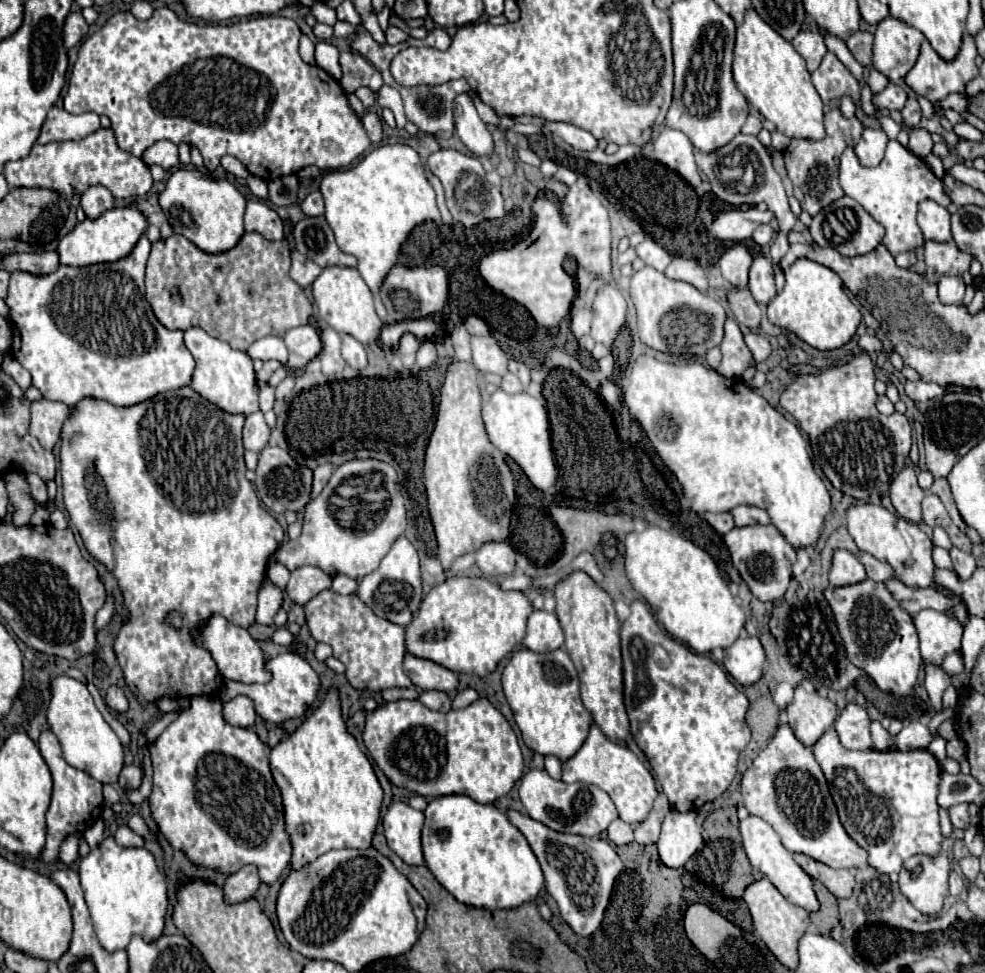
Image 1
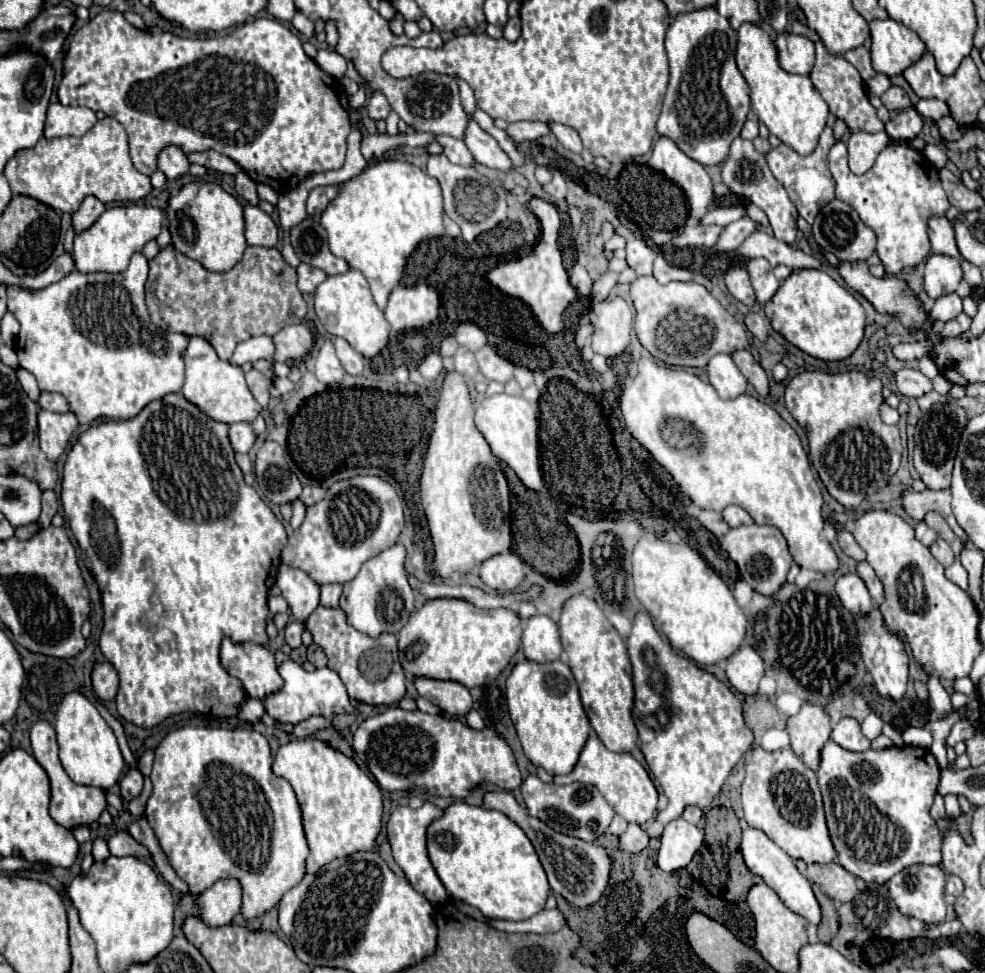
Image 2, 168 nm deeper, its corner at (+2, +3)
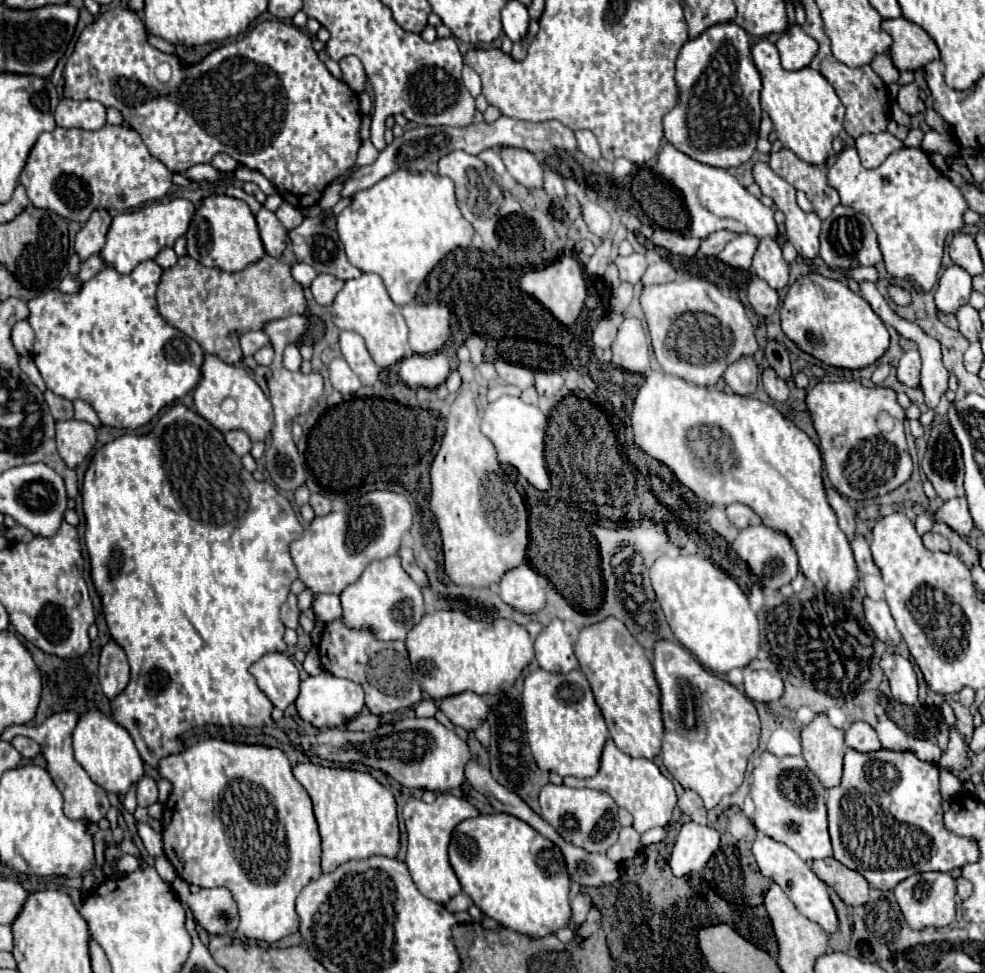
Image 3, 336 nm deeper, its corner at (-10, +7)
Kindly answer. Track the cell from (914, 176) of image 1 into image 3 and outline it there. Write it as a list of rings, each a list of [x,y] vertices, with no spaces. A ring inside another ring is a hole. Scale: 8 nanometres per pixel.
[[[853,147],[843,149],[839,153],[839,157],[835,159],[835,163],[831,165],[831,169],[827,171],[827,183],[829,183],[829,187],[833,187],[839,193],[841,205],[853,207],[855,211],[861,211],[869,217],[871,227],[877,233],[877,241],[879,241],[879,247],[883,253],[887,273],[895,279],[911,279],[925,293],[931,291],[937,281],[937,273],[941,269],[945,239],[953,233],[961,231],[961,227],[965,225],[963,213],[969,207],[967,207],[967,201],[963,199],[961,191],[931,165],[927,153],[921,149],[903,147],[895,153],[891,153],[877,169],[865,169],[859,161],[857,149],[853,149]]]

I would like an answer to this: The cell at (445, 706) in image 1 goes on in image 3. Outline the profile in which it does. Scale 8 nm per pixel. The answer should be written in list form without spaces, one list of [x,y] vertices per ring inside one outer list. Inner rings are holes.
[[[432,699],[422,700],[414,708],[416,716],[420,718],[434,717],[437,711],[437,706]]]

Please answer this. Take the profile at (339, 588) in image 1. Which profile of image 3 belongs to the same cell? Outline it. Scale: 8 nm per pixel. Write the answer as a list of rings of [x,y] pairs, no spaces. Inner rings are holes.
[[[315,595],[313,613],[323,623],[329,623],[333,619],[339,619],[341,617],[341,601],[339,601],[339,595]]]

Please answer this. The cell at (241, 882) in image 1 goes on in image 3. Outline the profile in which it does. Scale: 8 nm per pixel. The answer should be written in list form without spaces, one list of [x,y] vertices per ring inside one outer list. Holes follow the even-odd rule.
[[[173,883],[177,897],[193,911],[195,921],[211,935],[233,935],[239,925],[237,903],[231,893],[223,887],[217,889],[199,889],[197,893],[189,891],[189,885]]]

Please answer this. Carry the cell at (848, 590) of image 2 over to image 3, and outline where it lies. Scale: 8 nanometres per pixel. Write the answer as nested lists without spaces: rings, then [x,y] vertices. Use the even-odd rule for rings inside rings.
[[[865,599],[865,617],[867,623],[871,625],[871,629],[875,631],[877,639],[881,639],[885,645],[899,645],[901,633],[897,631],[893,617],[889,613],[889,607],[885,601],[873,601],[873,599]]]

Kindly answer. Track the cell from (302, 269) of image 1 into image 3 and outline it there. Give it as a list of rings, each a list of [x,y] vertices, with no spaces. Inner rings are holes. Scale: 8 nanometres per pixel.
[[[317,275],[315,281],[311,283],[311,291],[313,291],[313,297],[319,305],[331,305],[337,291],[341,291],[343,287],[343,281],[333,277],[333,275]]]

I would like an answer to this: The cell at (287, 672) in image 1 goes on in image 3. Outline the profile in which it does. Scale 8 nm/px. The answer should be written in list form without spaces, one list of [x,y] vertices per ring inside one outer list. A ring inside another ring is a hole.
[[[321,671],[319,675],[307,677],[305,681],[301,681],[301,693],[299,693],[295,705],[297,705],[299,717],[303,721],[309,721],[313,727],[319,727],[319,729],[341,727],[361,713],[361,709],[363,709],[363,689],[361,689],[361,685],[357,685],[349,679],[333,677],[327,671]]]

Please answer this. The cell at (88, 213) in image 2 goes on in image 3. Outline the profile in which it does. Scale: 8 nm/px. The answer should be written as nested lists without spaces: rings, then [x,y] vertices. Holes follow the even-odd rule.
[[[97,209],[91,215],[91,219],[83,225],[83,229],[75,237],[75,251],[79,255],[79,261],[85,261],[101,253],[101,247],[105,245],[105,239],[107,239],[109,225],[111,225],[109,211]]]

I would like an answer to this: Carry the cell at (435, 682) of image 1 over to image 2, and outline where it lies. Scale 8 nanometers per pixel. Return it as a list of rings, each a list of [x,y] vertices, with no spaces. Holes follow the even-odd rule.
[[[413,677],[413,683],[421,697],[429,699],[431,703],[439,705],[443,713],[449,713],[451,717],[467,715],[473,701],[469,695],[469,689],[457,681],[439,681],[431,677]]]

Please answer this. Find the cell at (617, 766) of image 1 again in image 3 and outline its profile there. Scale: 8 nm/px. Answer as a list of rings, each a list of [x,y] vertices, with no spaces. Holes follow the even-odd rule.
[[[611,739],[607,741],[607,745],[603,749],[599,773],[591,779],[565,777],[565,785],[567,787],[577,787],[577,789],[593,787],[597,791],[605,791],[607,795],[611,795],[615,799],[615,803],[619,807],[625,807],[633,815],[633,829],[637,833],[645,833],[653,827],[667,827],[671,817],[673,817],[673,809],[677,805],[675,787],[673,787],[671,779],[667,779],[653,761],[633,759],[627,753],[619,751],[617,745]]]

